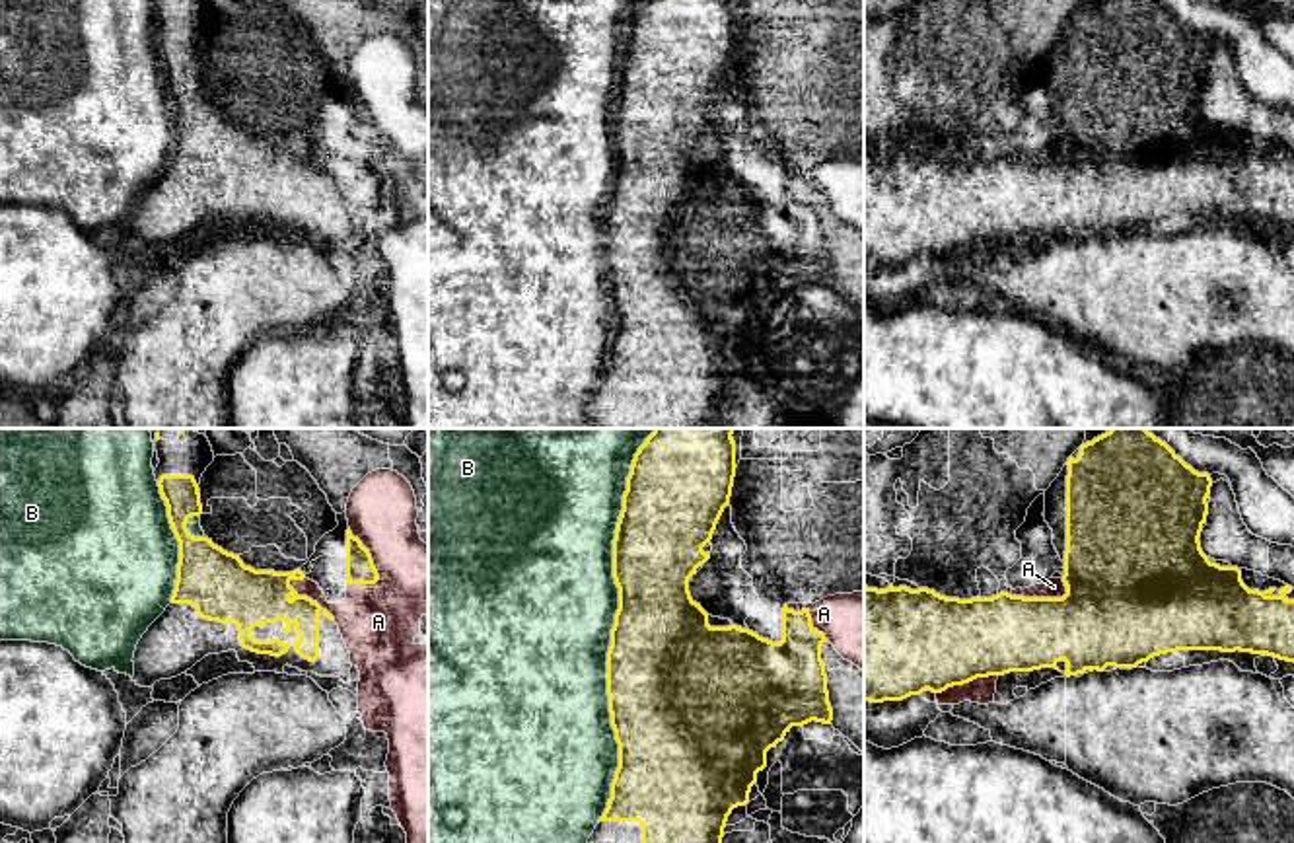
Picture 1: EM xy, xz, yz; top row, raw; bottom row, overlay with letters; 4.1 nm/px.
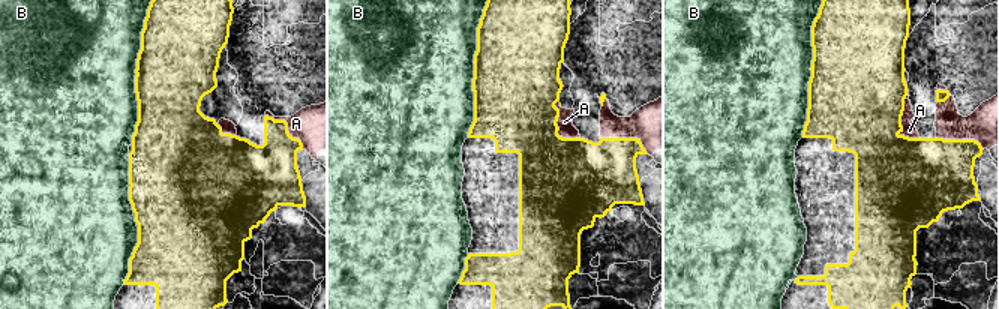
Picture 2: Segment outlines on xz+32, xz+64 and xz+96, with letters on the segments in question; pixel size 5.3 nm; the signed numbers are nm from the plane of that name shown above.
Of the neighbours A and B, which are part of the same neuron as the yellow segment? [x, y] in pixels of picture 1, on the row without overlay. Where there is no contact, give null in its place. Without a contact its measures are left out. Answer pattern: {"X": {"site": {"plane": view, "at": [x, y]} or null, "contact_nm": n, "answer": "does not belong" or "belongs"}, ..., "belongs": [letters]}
{"A": {"site": {"plane": "xy", "at": [370, 119]}, "contact_nm": 260, "answer": "does not belong"}, "B": {"site": {"plane": "xz", "at": [611, 193]}, "contact_nm": 1600, "answer": "does not belong"}, "belongs": []}

